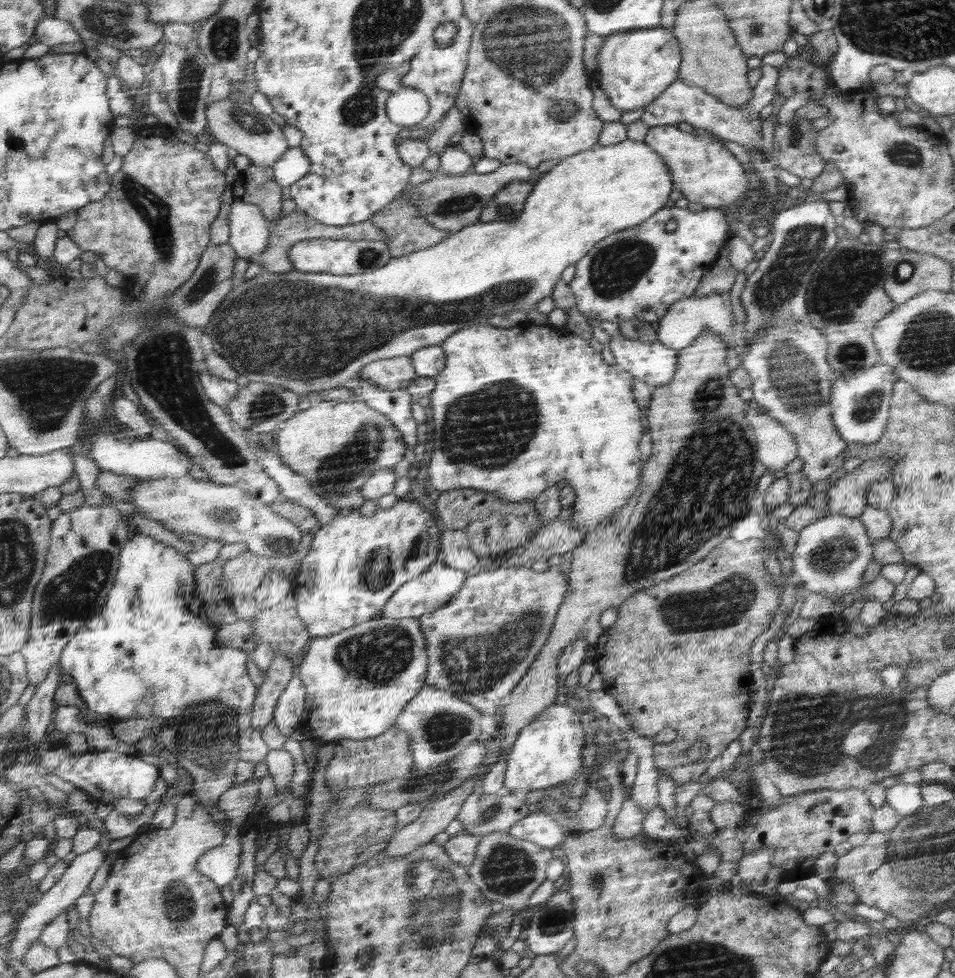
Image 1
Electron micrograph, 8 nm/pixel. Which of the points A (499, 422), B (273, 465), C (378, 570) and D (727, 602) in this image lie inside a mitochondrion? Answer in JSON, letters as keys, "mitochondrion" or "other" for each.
{"A":"mitochondrion","B":"other","C":"mitochondrion","D":"mitochondrion"}

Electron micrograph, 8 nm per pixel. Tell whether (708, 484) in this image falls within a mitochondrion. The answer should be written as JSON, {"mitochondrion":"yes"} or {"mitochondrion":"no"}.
{"mitochondrion":"yes"}

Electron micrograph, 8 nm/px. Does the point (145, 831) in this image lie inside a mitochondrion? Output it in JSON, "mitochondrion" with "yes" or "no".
{"mitochondrion":"no"}

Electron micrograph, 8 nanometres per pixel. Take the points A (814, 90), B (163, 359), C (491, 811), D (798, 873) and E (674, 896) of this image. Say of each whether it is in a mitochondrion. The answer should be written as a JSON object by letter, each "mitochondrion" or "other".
{"A":"other","B":"mitochondrion","C":"mitochondrion","D":"other","E":"other"}

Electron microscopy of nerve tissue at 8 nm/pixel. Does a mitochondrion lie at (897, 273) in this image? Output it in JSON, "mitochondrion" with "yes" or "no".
{"mitochondrion":"yes"}

